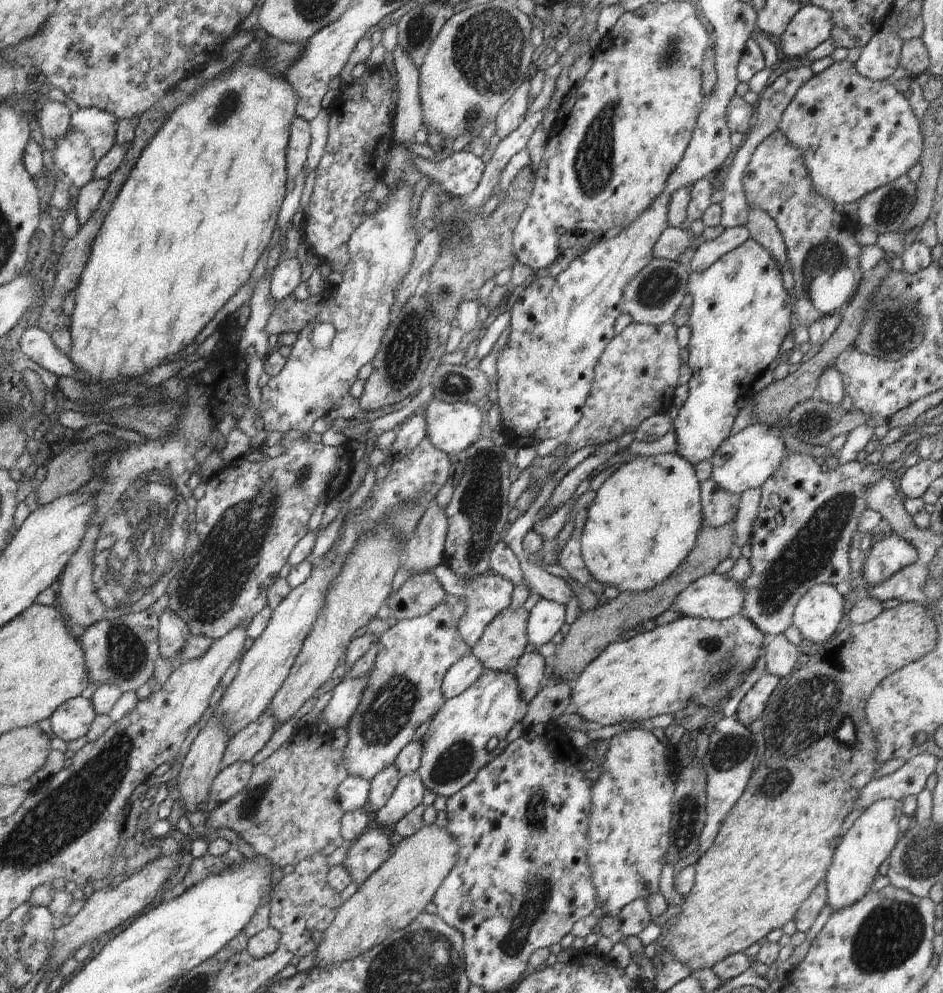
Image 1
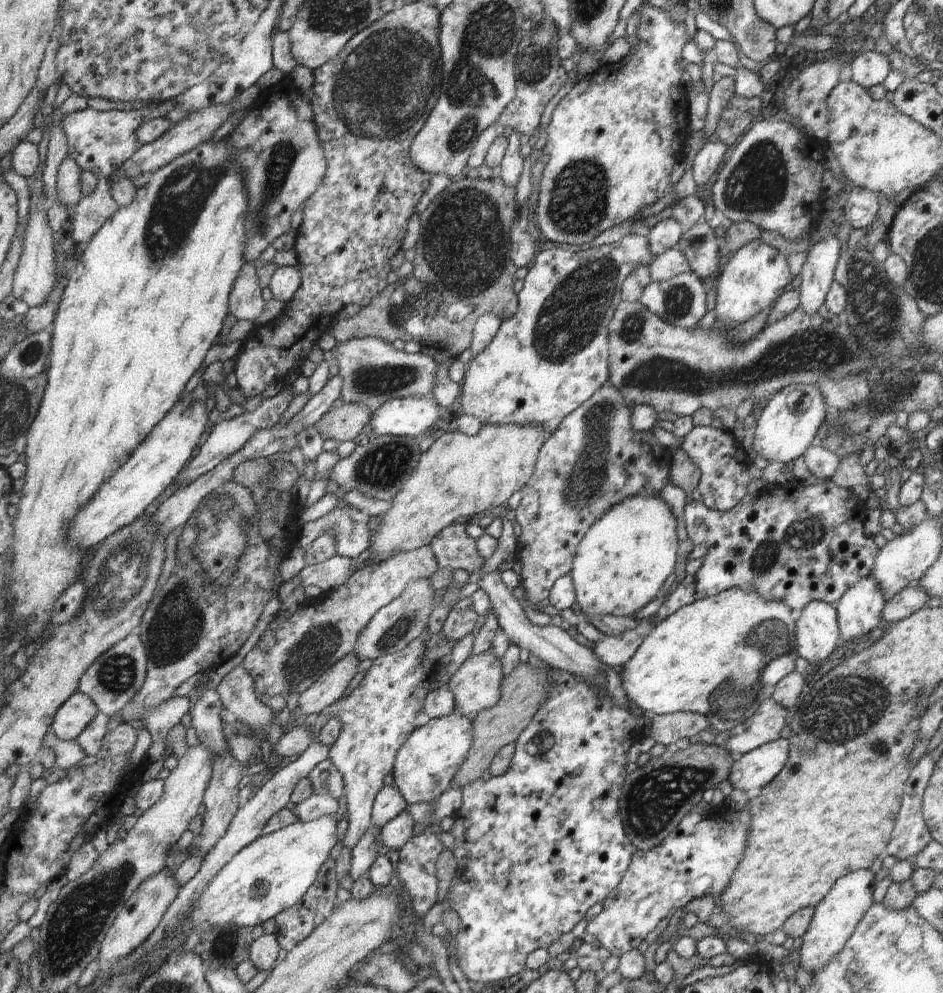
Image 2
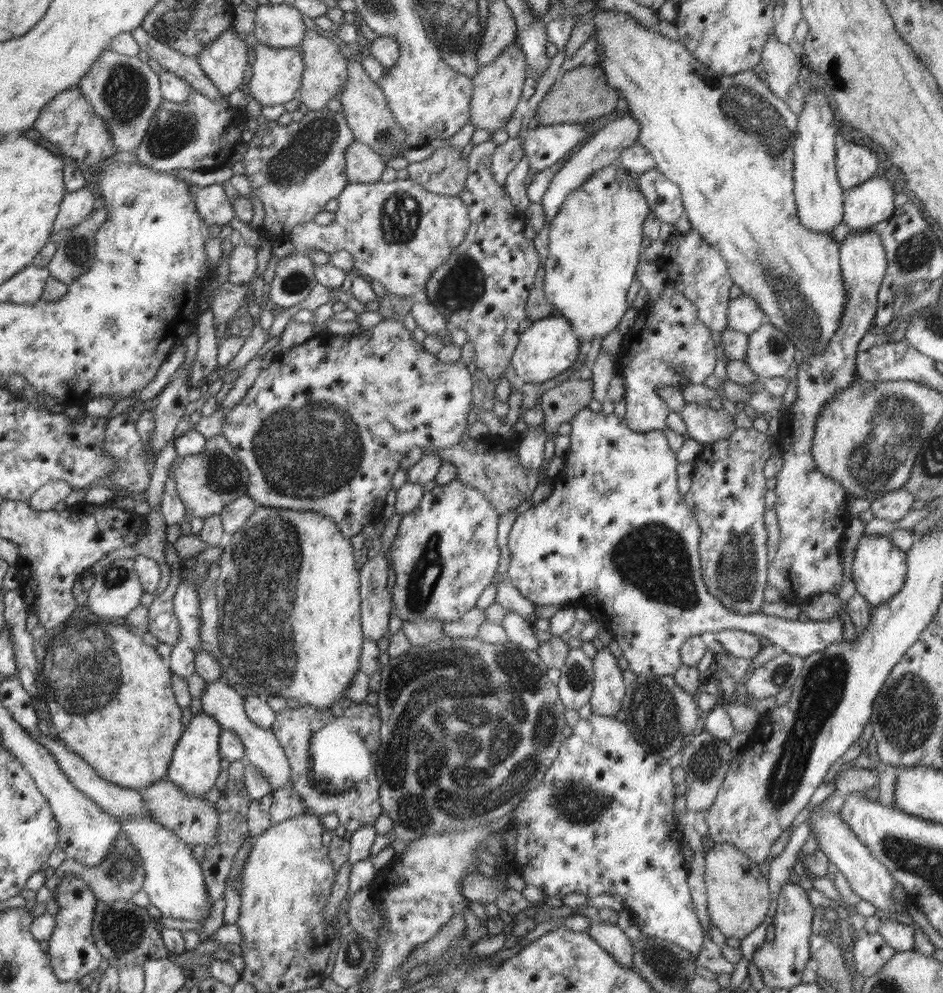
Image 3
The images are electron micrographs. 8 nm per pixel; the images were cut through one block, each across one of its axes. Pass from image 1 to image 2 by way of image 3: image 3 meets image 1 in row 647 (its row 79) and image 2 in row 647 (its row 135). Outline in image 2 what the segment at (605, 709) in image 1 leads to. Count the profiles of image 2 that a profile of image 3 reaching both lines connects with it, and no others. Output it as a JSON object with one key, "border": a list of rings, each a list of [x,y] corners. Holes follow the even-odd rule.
{"border":[[[732,588],[680,608],[655,624],[652,633],[621,668],[622,689],[640,711],[654,715],[693,713],[704,716],[718,733],[731,732],[752,716],[764,700],[773,695],[775,685],[795,670],[796,613],[783,603],[764,601],[756,592]]]}

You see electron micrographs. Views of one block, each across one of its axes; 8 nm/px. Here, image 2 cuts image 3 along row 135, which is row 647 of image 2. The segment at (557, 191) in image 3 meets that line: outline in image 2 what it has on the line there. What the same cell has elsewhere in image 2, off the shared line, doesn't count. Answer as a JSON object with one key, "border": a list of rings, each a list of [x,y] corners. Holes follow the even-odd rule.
{"border":[[[652,616],[637,620],[637,626],[620,635],[608,635],[592,649],[604,665],[620,668],[636,653],[655,628]]]}

